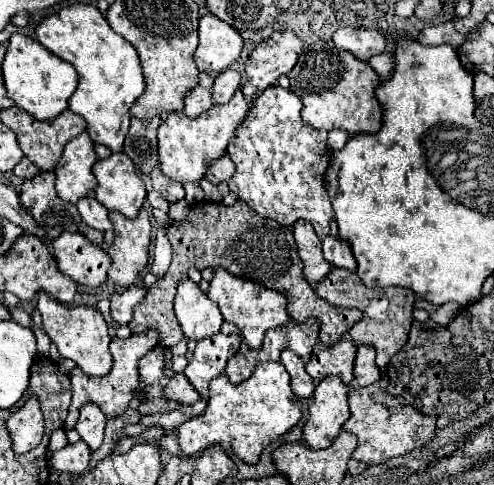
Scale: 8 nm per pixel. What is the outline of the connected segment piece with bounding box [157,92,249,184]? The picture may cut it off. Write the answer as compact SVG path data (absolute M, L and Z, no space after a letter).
M237 92L237 96L233 96L229 104L215 104L197 118L187 118L183 112L167 114L157 132L161 172L167 178L181 184L199 182L205 176L211 162L217 160L221 154L225 154L227 144L235 134L235 128L245 120L247 112L249 112L249 106L243 94Z

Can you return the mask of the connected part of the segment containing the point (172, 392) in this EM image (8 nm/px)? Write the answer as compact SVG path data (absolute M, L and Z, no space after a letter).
M183 372L175 374L169 384L163 388L165 396L169 400L175 400L175 402L181 402L181 404L195 404L201 396L197 396L195 388L189 384L189 380L183 376Z

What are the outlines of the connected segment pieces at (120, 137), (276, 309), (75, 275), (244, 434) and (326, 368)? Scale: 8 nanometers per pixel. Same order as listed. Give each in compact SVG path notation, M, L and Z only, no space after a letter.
M73 4L59 14L47 16L37 26L37 40L77 70L79 86L69 98L69 110L85 118L91 140L107 146L111 152L121 152L131 120L129 108L145 92L145 76L135 48L111 30L105 16L93 4Z
M223 268L215 270L215 276L209 282L207 296L219 306L219 310L223 314L223 320L233 322L241 330L241 334L245 336L247 346L253 348L253 350L261 348L267 330L277 328L277 326L281 326L289 320L289 314L285 310L287 300L285 300L285 296L281 296L281 292L275 292L275 290L269 290L269 288L259 286L255 282L231 276Z
M63 232L51 242L51 254L61 274L77 284L97 288L107 280L109 258L79 232Z
M261 362L249 380L231 384L225 374L209 384L209 404L203 416L187 420L177 430L181 450L195 456L209 446L229 444L233 452L247 464L257 464L261 452L285 432L289 432L303 418L297 396L291 390L291 376L281 362Z
M339 340L331 348L311 354L309 362L305 364L305 370L315 382L323 380L329 374L335 374L345 384L349 384L353 380L355 350L357 350L357 346L351 340Z

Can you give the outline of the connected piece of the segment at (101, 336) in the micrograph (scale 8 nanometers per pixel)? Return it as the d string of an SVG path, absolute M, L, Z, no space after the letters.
M39 292L39 304L37 304L41 316L43 316L43 328L47 332L47 336L51 338L51 342L55 342L59 354L63 358L73 360L85 374L89 376L105 376L109 374L111 366L113 366L113 356L109 352L109 328L103 320L103 316L89 306L63 306L57 300L53 300L51 296Z

